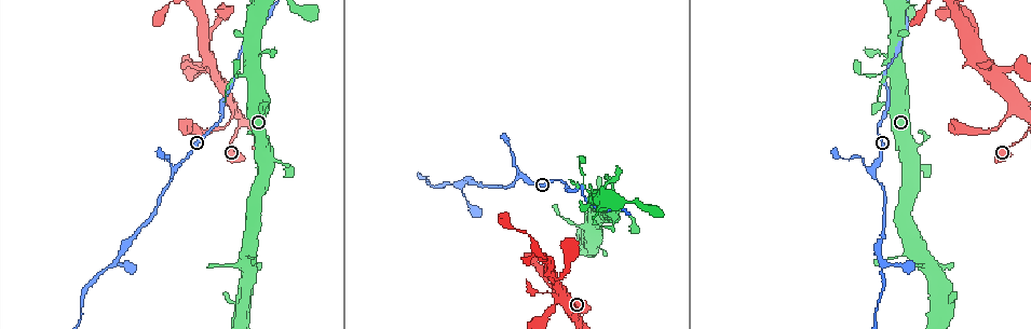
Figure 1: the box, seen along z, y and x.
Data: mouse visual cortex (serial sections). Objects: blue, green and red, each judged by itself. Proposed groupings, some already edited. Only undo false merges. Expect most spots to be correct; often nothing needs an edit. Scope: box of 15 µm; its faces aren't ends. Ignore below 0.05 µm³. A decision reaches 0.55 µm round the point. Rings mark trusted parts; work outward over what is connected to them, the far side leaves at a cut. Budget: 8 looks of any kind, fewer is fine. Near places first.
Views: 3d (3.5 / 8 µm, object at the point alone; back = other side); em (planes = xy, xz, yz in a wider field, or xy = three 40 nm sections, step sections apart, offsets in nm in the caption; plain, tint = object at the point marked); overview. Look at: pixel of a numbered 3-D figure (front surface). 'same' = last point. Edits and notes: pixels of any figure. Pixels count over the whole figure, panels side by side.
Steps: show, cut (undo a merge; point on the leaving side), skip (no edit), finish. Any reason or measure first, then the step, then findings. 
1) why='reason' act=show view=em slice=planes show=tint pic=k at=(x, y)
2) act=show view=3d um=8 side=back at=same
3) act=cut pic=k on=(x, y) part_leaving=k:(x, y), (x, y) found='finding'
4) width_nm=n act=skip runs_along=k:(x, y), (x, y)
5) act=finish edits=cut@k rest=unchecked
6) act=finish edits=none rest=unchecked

why='calibre changes' act=show view=3d um=3.5 pic=1 at=(219, 79)

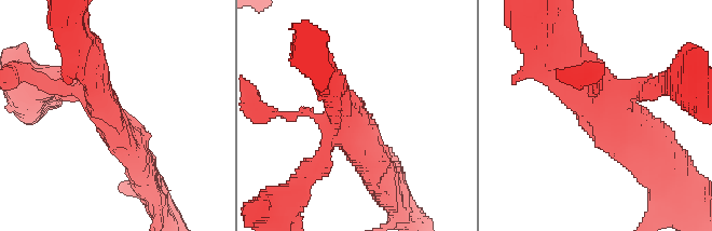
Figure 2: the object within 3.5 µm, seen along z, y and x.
why='need the tissue' act=show view=em slice=xy step=3 show=tint pic=2 at=(112, 120)

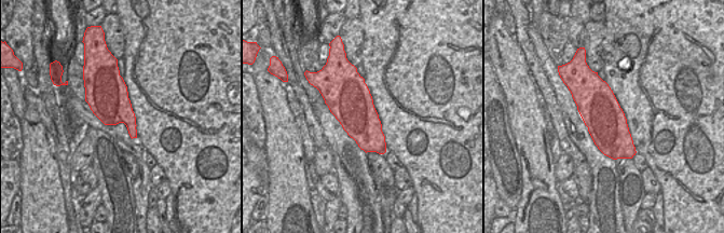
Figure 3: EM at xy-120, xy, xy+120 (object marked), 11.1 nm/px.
arms=4 arm_widths_nm=150,250,400,400 act=skip runs_along=2:(654, 166), (569, 64) found='one cell here'

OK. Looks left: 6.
why='three arms meet' act=show view=3d um=3.5 pic=1 at=(206, 36)

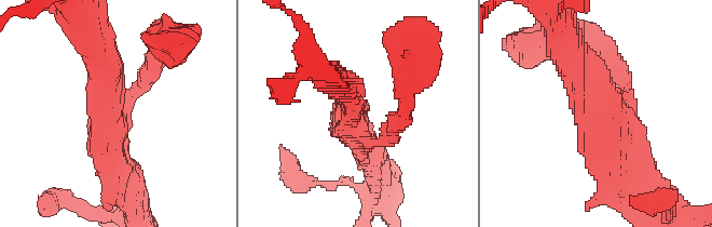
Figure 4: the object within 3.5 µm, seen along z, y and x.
arms=3 arm_widths_nm=200,400,400 act=show view=em slice=xy step=3 show=plain pic=4 at=(621, 115)

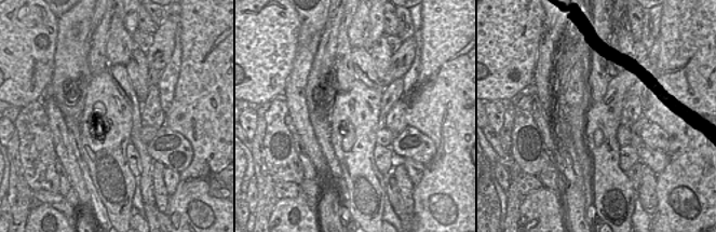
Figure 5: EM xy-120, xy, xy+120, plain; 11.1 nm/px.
act=show view=em slice=xy step=3 show=tint at=same

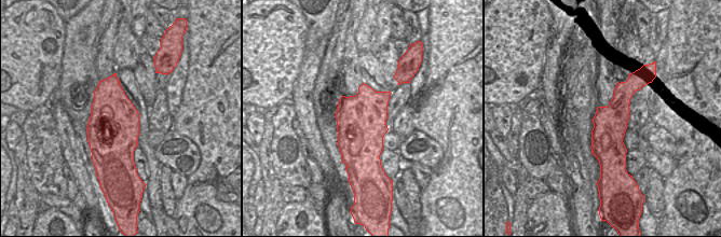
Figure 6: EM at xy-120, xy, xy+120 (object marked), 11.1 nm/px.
width_nm=550 act=skip runs_along=4:(639, 187), (606, 150), (573, 64) found='all the same cell'

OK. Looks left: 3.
why='thick turns thin' act=show view=3d um=3.5 pic=1 at=(512, 226)

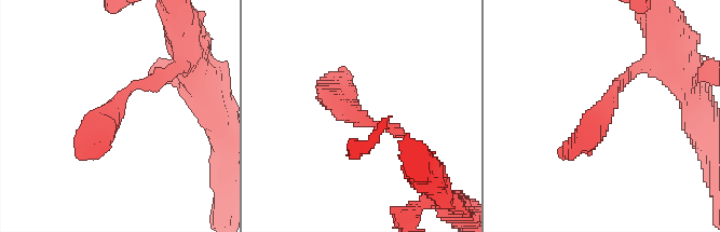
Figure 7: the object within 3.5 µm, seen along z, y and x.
arm_widths_nm=150,400 why='need the tissue' act=show view=em slice=xy step=2 show=tint pic=7 at=(120, 98)

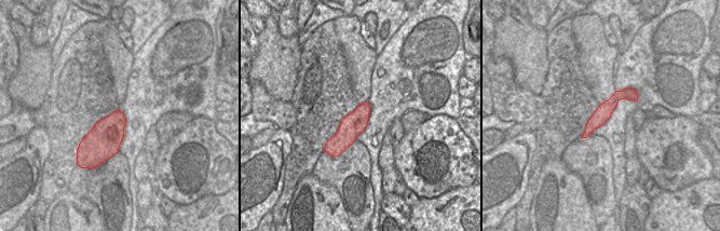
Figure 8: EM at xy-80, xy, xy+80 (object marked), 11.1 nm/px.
act=skip runs_along=7:(178, 67), (121, 97), (92, 147) found='all the same cell'

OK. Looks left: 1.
act=finish edits=none rest=unchecked

